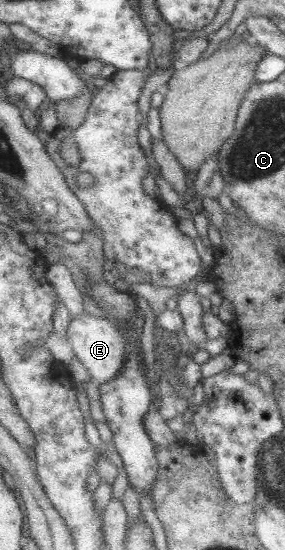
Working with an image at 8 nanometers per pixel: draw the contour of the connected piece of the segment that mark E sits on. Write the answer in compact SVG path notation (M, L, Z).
M83 309L80 316L73 316L67 330L69 343L74 347L74 352L79 361L87 369L89 375L97 385L105 383L113 383L112 379L116 378L121 370L124 370L125 362L127 362L127 347L124 333L111 322L110 318L100 318L91 312Z

